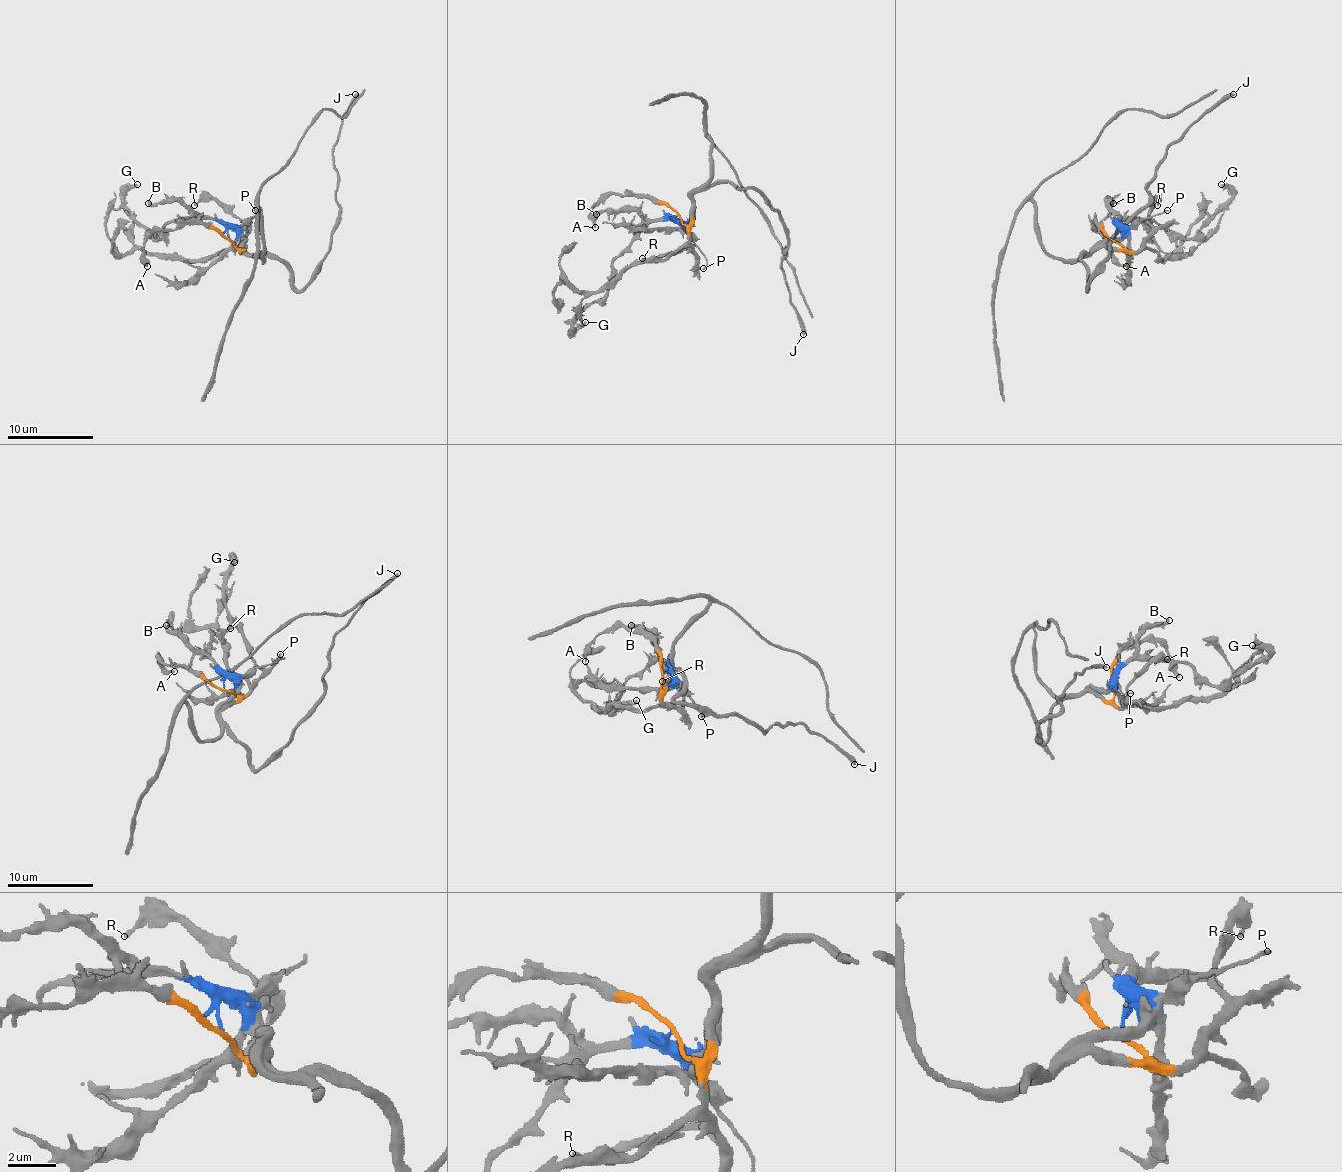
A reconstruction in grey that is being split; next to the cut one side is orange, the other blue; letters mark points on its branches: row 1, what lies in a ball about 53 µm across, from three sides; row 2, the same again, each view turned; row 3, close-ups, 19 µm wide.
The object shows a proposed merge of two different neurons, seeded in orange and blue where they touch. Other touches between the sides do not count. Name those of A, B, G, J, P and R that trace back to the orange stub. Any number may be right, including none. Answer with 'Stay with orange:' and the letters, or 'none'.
Stay with orange: A, J, R

